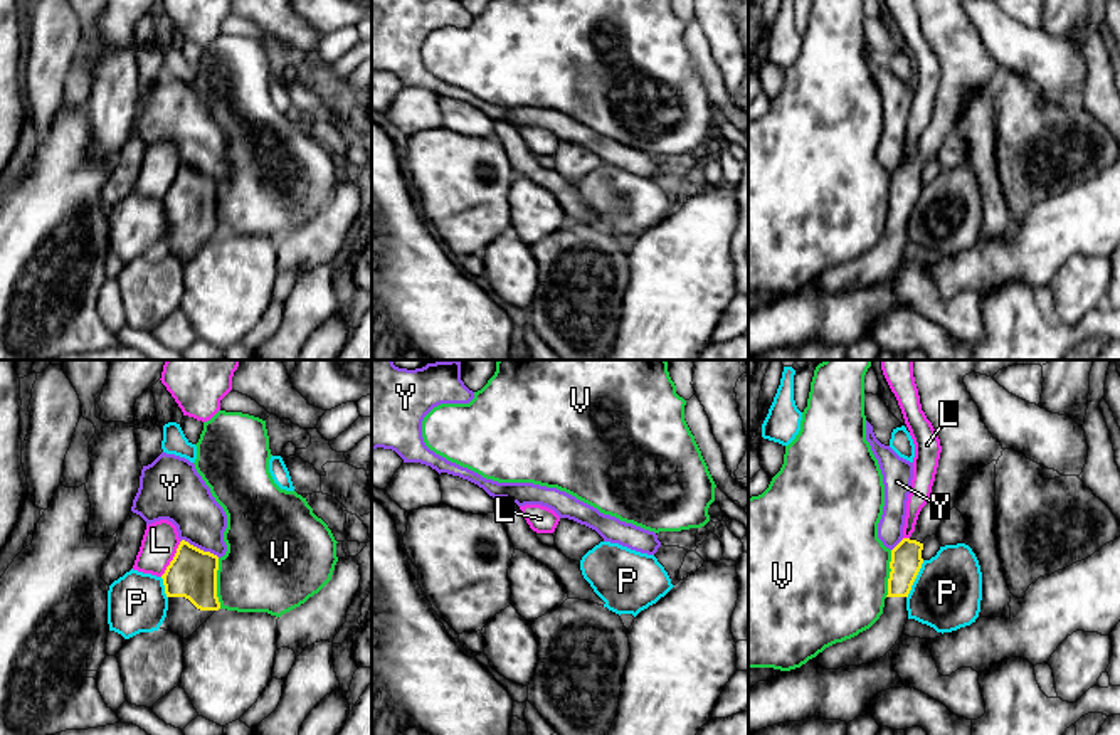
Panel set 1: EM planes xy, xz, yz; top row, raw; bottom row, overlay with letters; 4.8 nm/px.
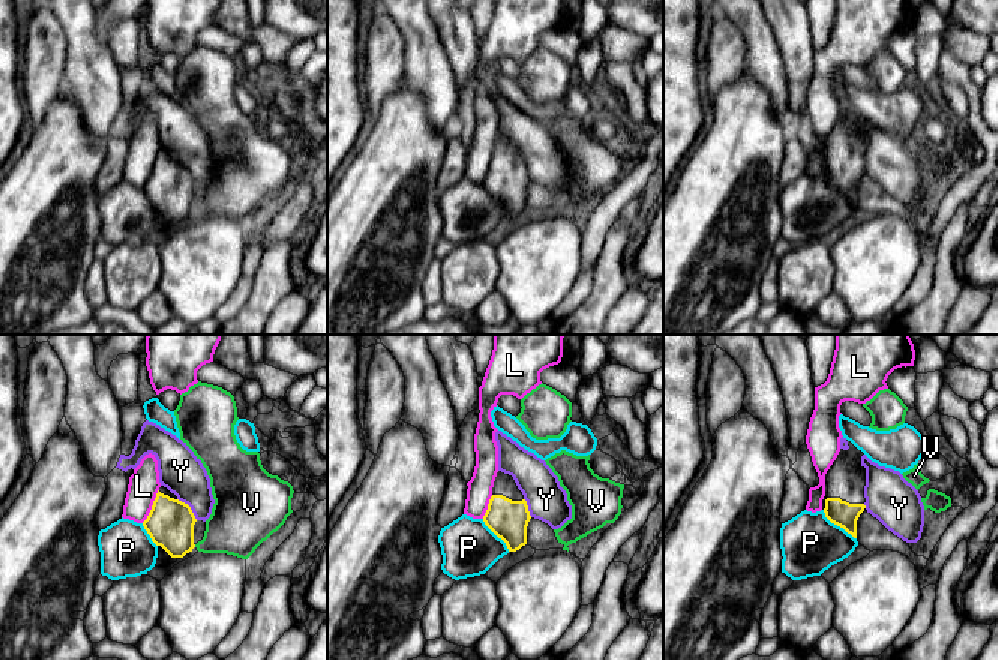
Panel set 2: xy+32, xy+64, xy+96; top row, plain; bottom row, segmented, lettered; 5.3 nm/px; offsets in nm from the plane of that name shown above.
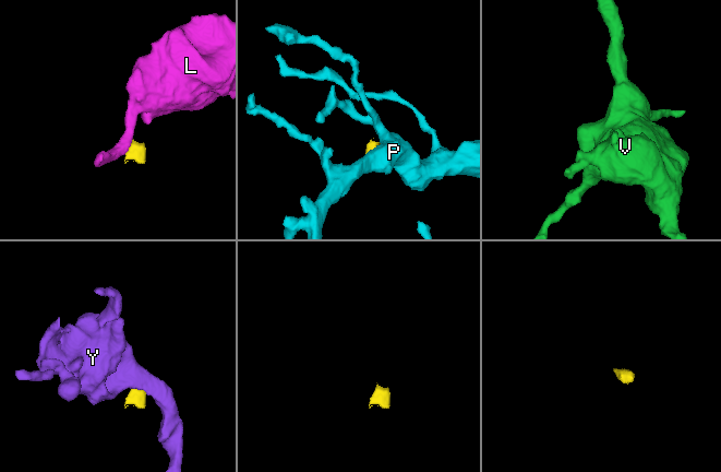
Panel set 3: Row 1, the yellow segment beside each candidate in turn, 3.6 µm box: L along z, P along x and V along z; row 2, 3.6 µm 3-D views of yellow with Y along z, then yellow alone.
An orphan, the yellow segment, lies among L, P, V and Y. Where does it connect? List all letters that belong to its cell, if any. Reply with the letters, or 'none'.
none

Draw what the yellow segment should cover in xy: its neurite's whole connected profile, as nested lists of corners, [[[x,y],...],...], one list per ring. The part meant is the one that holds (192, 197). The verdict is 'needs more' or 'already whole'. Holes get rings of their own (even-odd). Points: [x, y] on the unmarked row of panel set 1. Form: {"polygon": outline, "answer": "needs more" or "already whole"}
{"polygon": [[[182,163],[173,183],[161,198],[168,234],[160,252],[182,262],[192,259],[215,234],[219,180]]], "answer": "needs more"}

